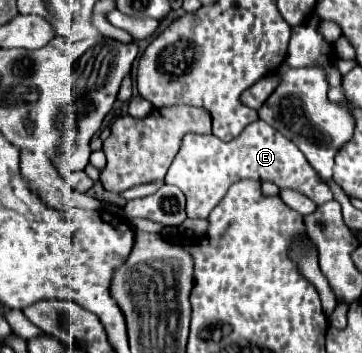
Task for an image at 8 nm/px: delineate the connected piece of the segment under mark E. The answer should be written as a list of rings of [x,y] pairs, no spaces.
[[[264,121],[250,123],[236,139],[222,141],[216,135],[186,135],[182,147],[166,175],[166,183],[176,185],[186,195],[186,213],[190,219],[208,217],[210,211],[224,199],[228,189],[242,181],[272,181],[280,189],[292,189],[316,205],[332,201],[332,191],[322,177],[308,165],[304,153],[282,133]]]

